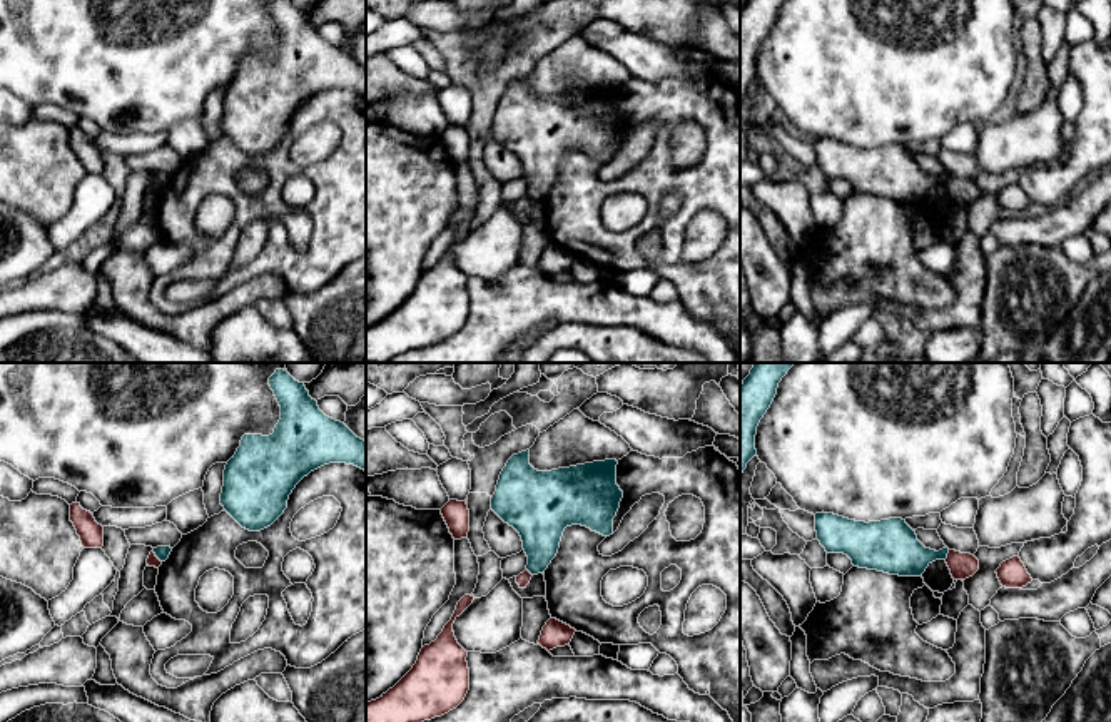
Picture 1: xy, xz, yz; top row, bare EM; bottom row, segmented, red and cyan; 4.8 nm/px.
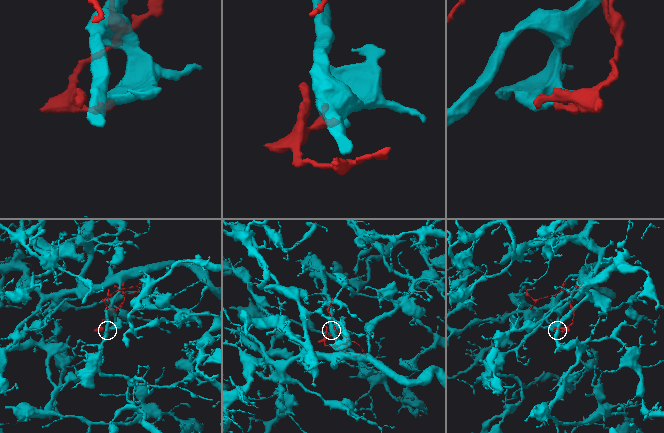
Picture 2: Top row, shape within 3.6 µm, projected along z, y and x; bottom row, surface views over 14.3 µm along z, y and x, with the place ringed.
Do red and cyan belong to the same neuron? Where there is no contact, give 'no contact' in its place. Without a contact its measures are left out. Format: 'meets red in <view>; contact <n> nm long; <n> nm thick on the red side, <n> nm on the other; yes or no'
meets red in yz; contact 50 nm long; 130 nm thick on the red side, 240 nm on the other; no

